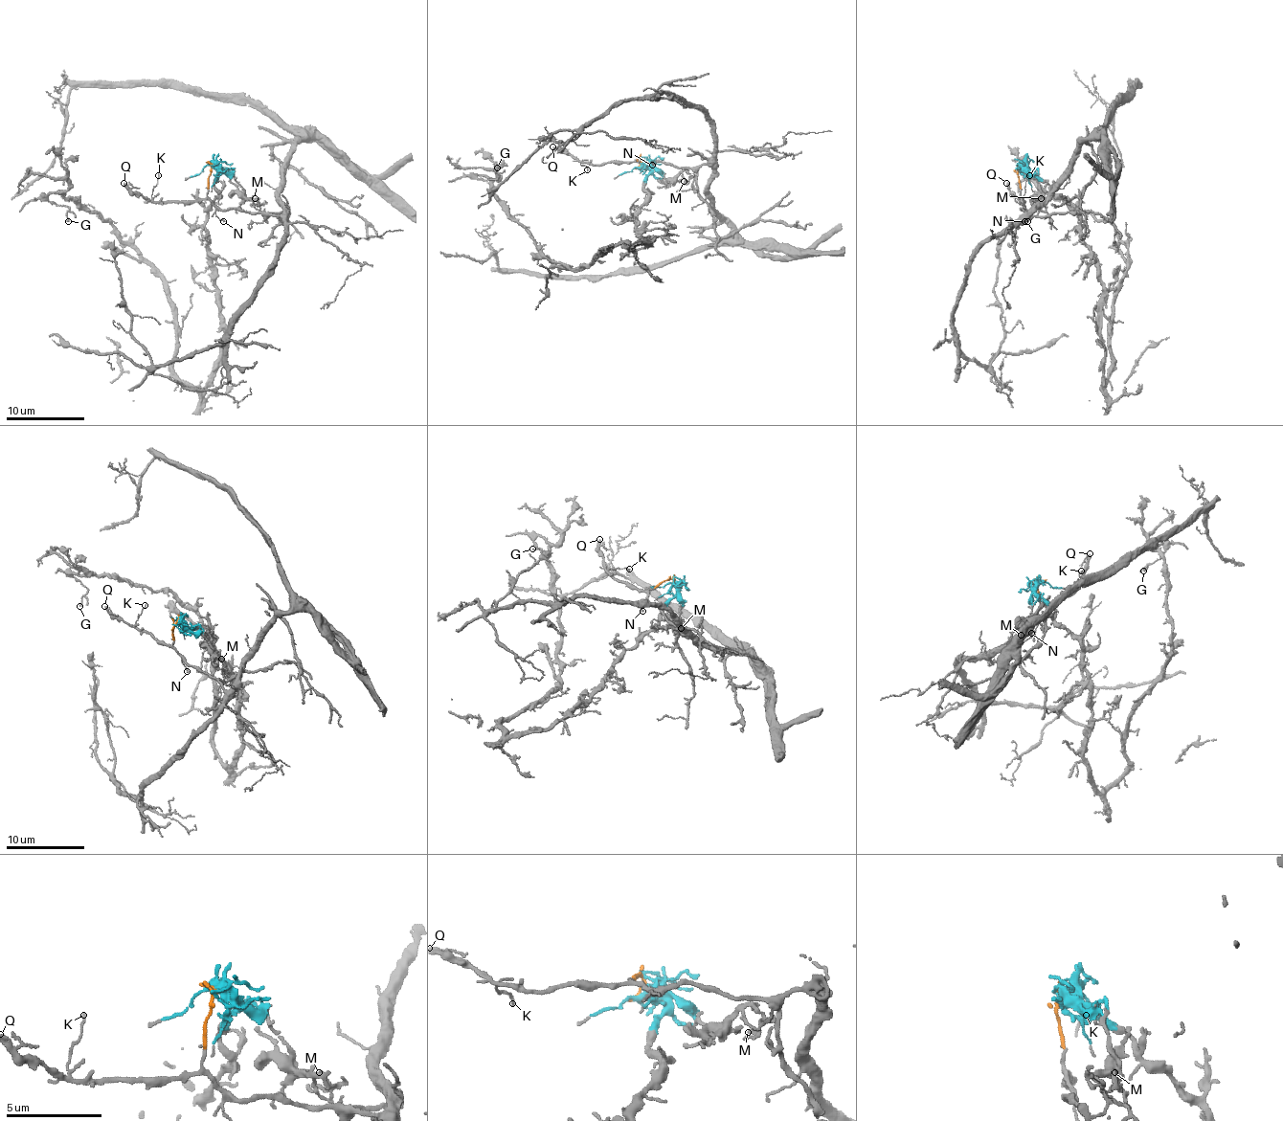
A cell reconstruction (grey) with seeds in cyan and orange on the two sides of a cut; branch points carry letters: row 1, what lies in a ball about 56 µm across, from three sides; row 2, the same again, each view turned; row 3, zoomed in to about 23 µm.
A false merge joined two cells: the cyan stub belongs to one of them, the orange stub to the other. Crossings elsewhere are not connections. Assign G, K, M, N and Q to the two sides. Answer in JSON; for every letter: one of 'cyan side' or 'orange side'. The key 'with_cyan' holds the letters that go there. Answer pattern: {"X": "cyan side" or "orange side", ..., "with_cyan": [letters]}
{"G": "cyan side", "K": "orange side", "M": "cyan side", "N": "orange side", "Q": "orange side", "with_cyan": ["G", "M"]}

